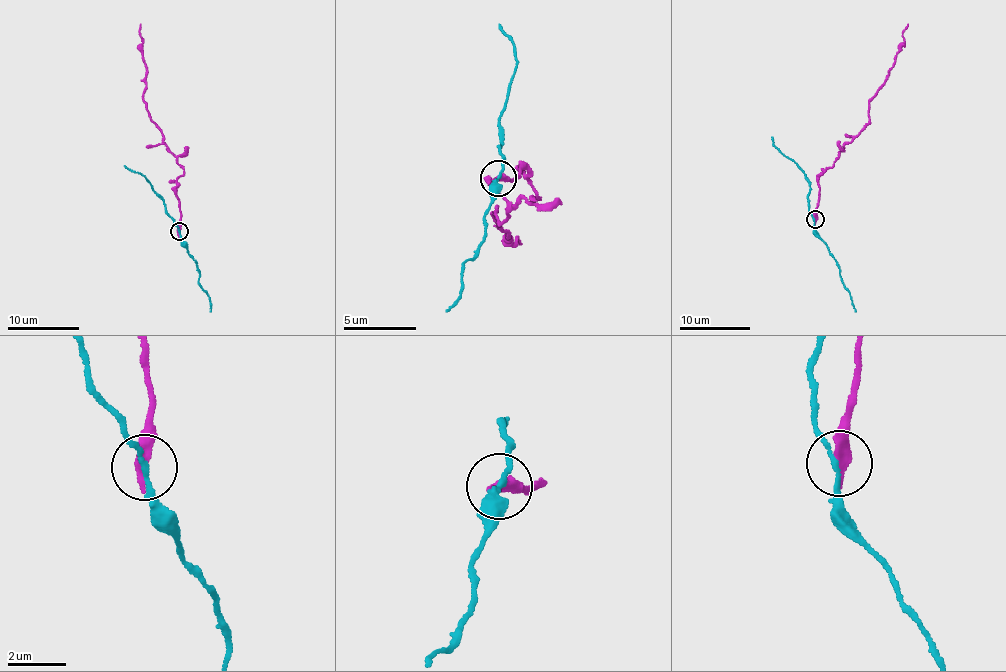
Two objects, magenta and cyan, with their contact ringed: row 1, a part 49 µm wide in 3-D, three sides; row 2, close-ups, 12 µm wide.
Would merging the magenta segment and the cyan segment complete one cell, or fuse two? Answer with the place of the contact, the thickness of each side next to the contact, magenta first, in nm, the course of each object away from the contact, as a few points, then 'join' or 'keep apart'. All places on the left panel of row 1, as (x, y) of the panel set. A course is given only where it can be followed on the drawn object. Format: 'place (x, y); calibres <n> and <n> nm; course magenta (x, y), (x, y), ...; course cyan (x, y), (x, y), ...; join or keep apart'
place (179, 231); calibres 440 and 150 nm; course magenta (180, 231), (177, 178), (184, 172), (169, 152), (159, 127), (151, 120), (143, 99), (146, 74), (140, 23); course cyan (180, 231), (164, 200), (144, 176), (123, 165); keep apart

